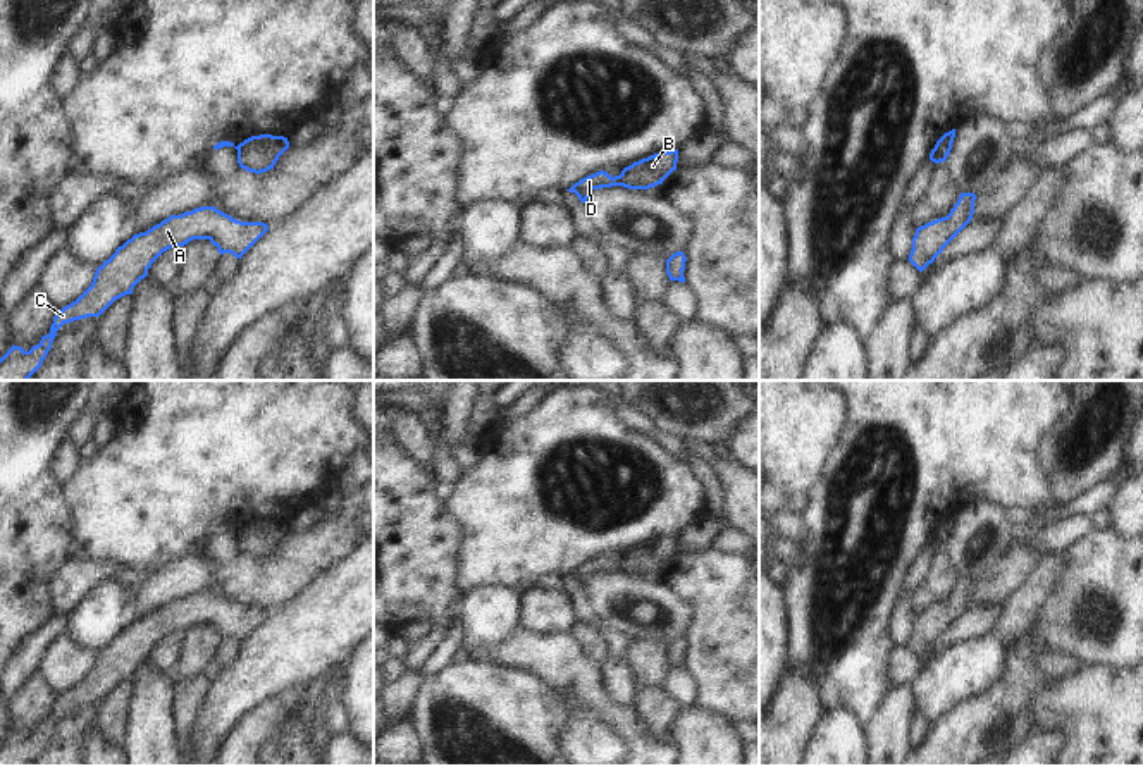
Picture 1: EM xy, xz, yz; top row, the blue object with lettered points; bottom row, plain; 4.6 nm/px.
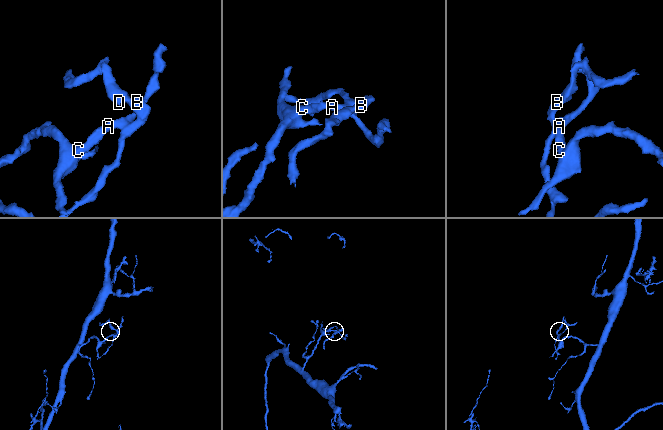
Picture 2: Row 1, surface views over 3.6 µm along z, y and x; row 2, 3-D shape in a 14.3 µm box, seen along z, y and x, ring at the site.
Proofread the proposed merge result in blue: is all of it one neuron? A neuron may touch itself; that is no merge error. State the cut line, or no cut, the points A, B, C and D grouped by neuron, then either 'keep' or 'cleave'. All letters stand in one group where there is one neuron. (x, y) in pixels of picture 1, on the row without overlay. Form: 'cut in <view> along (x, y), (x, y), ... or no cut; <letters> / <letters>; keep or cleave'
cut in xz along (618, 562), (620, 570); A B C / D; cleave

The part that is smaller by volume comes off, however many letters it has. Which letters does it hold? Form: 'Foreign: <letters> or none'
Foreign: D

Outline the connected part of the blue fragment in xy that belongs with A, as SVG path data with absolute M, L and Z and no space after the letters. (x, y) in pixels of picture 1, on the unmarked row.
M200 592L134 620L96 654L91 671L55 699L50 718L36 732L24 737L12 730L0 744L0 766L28 766L41 752L64 709L100 702L115 685L133 680L164 637L193 625L208 625L220 640L231 639L241 646L267 616L263 608L241 608L215 592Z

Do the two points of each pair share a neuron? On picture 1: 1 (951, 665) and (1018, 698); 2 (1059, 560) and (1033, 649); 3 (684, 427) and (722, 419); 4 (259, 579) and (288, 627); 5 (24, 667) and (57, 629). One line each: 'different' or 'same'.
1: different
2: different
3: same
4: different
5: same

